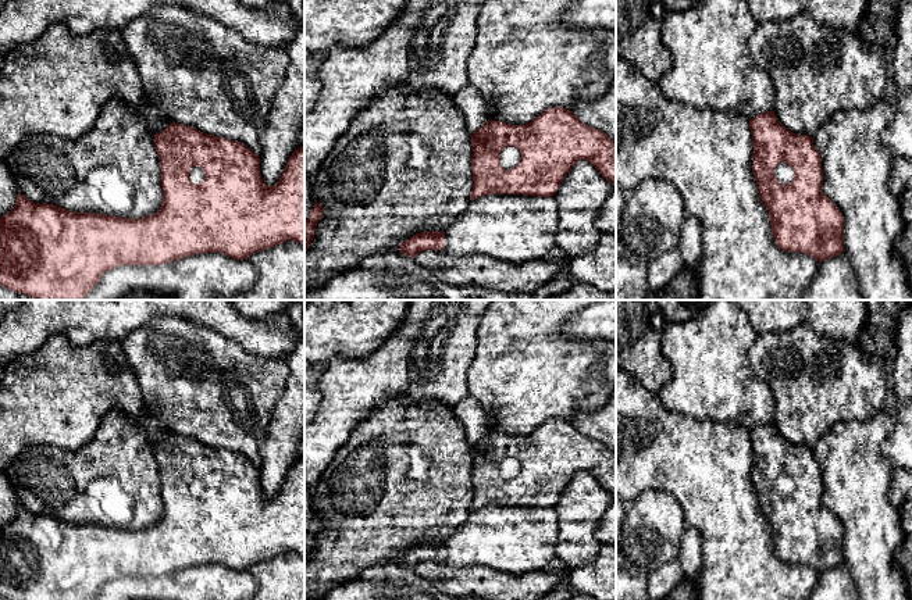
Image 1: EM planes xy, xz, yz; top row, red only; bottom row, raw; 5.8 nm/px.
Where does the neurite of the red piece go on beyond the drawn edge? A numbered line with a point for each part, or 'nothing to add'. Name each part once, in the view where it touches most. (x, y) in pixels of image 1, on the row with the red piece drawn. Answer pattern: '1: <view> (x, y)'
1: xz (510, 156)

